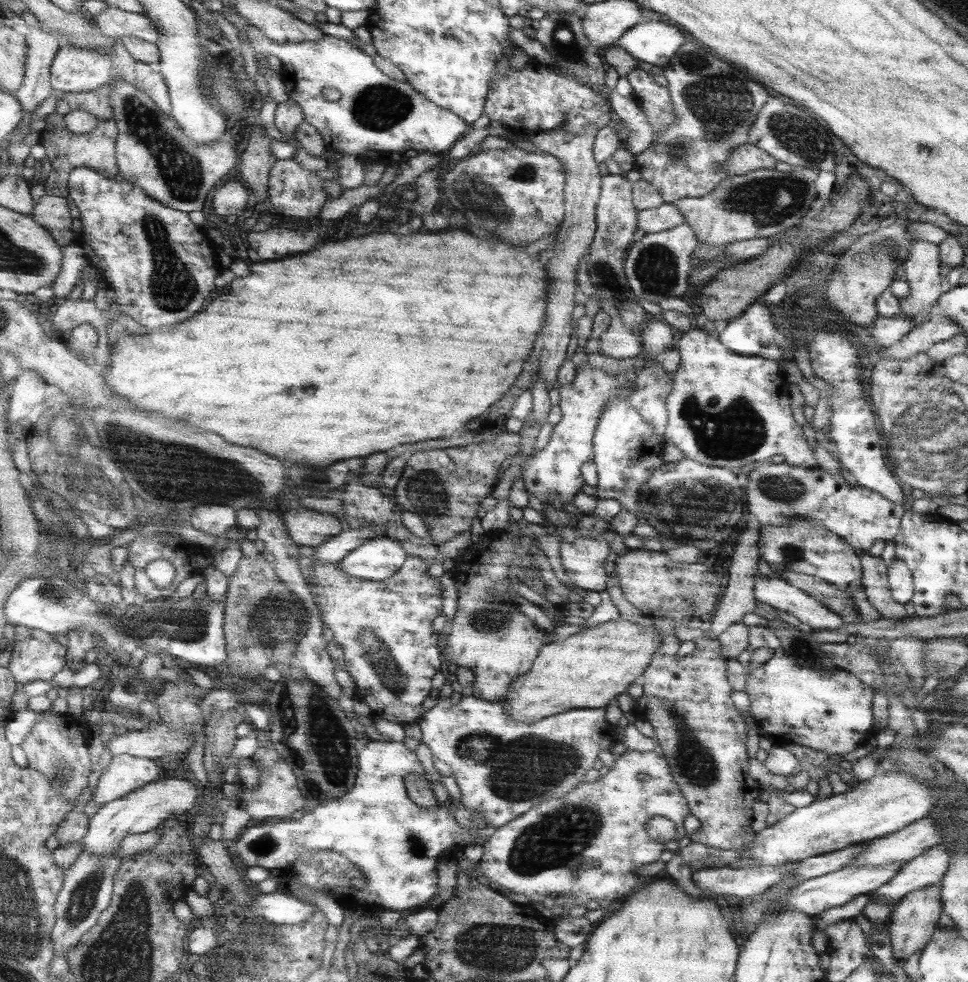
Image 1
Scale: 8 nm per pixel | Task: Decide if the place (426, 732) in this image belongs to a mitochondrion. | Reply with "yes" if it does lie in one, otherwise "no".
no

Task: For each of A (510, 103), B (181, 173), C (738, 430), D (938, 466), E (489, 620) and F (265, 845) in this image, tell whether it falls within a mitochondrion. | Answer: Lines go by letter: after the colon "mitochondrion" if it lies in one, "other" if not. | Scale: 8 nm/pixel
A: other
B: mitochondrion
C: mitochondrion
D: mitochondrion
E: mitochondrion
F: mitochondrion

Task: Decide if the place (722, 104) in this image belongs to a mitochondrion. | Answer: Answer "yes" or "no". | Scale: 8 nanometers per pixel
yes

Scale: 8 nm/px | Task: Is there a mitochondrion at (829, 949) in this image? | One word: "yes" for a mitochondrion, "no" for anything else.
no

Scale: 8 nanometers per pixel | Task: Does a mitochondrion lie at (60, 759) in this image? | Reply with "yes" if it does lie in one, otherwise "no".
yes

